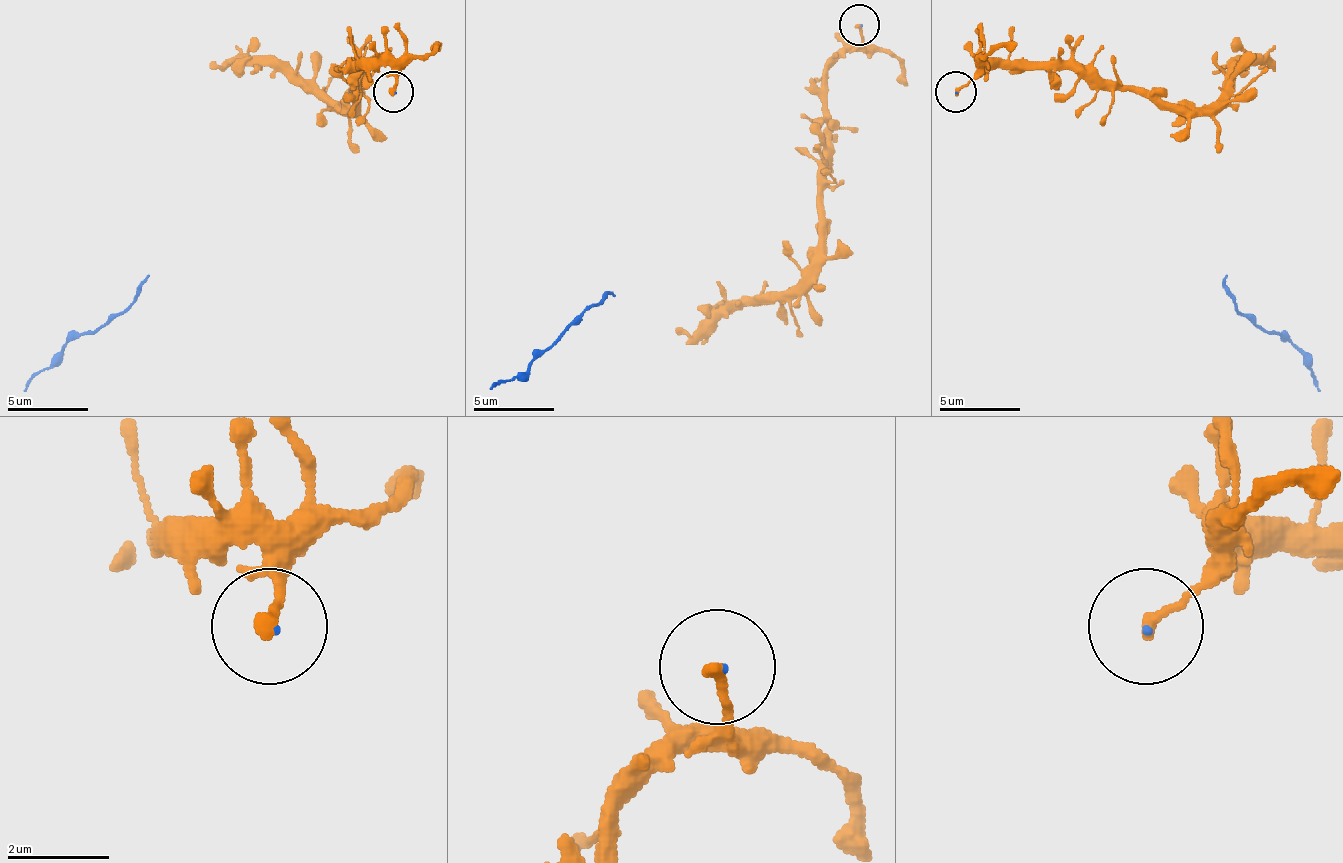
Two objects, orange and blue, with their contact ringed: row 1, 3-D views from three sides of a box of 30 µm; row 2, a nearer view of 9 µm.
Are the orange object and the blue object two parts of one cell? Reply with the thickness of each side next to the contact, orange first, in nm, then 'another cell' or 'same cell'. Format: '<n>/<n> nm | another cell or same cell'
240/40 nm | same cell

